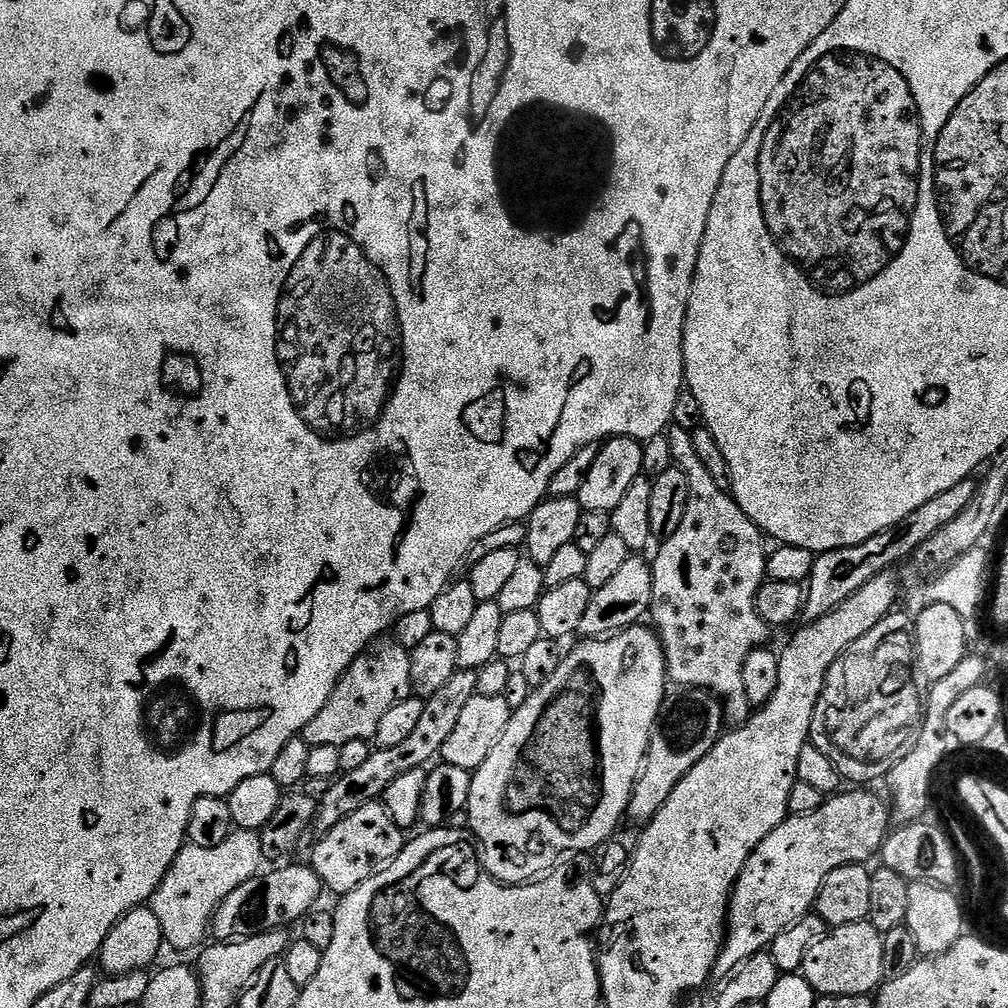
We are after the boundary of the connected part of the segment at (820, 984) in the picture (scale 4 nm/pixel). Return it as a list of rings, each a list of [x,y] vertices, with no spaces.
[[[867,922],[833,928],[827,936],[823,936],[814,946],[810,946],[804,959],[802,975],[821,996],[866,996],[875,993],[885,979],[882,970],[883,941],[881,932]]]

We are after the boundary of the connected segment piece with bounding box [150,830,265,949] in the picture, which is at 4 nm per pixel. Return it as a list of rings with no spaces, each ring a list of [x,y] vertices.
[[[233,830],[226,842],[213,848],[185,843],[150,901],[154,918],[162,922],[165,945],[169,949],[199,949],[205,943],[204,935],[209,935],[210,921],[220,904],[230,893],[238,890],[242,882],[257,875],[261,871],[260,864],[264,863],[259,832]]]

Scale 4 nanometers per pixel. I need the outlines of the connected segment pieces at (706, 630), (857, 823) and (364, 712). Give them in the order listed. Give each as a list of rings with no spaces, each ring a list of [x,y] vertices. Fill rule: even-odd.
[[[672,426],[667,429],[666,435],[673,465],[680,468],[682,474],[686,474],[686,482],[690,482],[690,498],[686,502],[686,515],[678,525],[678,531],[659,545],[656,560],[651,561],[650,624],[660,638],[660,645],[664,647],[664,666],[668,669],[669,681],[673,685],[680,684],[681,689],[704,688],[720,697],[725,717],[733,725],[739,726],[750,715],[746,686],[742,686],[742,666],[746,666],[746,657],[754,649],[769,643],[770,627],[756,609],[756,595],[764,585],[768,570],[768,552],[764,548],[766,537],[744,513],[742,506],[738,506],[731,492],[724,492],[722,486],[710,478],[710,470],[706,470],[702,458],[698,458],[694,450],[691,432]]]
[[[844,790],[825,799],[822,807],[814,810],[814,814],[789,815],[777,828],[770,830],[770,834],[766,834],[766,838],[762,838],[762,842],[758,842],[758,846],[750,854],[738,882],[732,888],[724,949],[716,959],[715,975],[720,978],[731,976],[751,956],[771,946],[774,938],[782,934],[782,930],[794,926],[794,922],[809,915],[816,907],[822,882],[826,882],[831,872],[847,864],[864,864],[871,856],[875,857],[890,831],[888,820],[890,821],[890,804],[885,797],[883,800],[872,792]]]
[[[377,638],[367,644],[362,654],[358,654],[358,658],[354,658],[351,666],[340,675],[340,681],[334,686],[326,706],[322,706],[322,710],[314,714],[304,727],[302,738],[309,748],[334,746],[339,749],[346,742],[371,741],[386,710],[413,695],[411,661],[409,649],[402,647],[394,638]]]

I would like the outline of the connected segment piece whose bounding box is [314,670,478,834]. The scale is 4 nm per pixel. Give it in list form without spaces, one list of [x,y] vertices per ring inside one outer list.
[[[457,670],[454,678],[450,678],[450,682],[442,686],[442,690],[437,690],[434,695],[424,700],[422,719],[418,721],[418,727],[400,745],[376,748],[370,754],[370,758],[366,758],[366,763],[362,767],[341,772],[335,777],[329,783],[326,794],[316,805],[315,831],[323,834],[334,830],[334,826],[350,818],[354,810],[362,810],[362,806],[377,803],[383,797],[386,786],[390,786],[390,782],[395,782],[401,774],[431,765],[439,757],[442,746],[446,746],[446,738],[454,734],[454,726],[458,726],[458,717],[466,707],[466,702],[477,696],[477,686],[478,678],[475,671]]]

